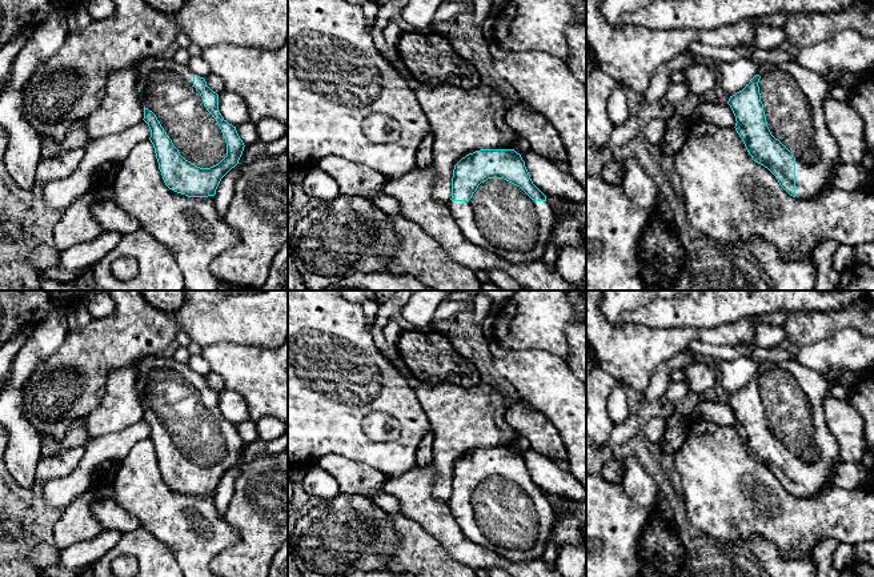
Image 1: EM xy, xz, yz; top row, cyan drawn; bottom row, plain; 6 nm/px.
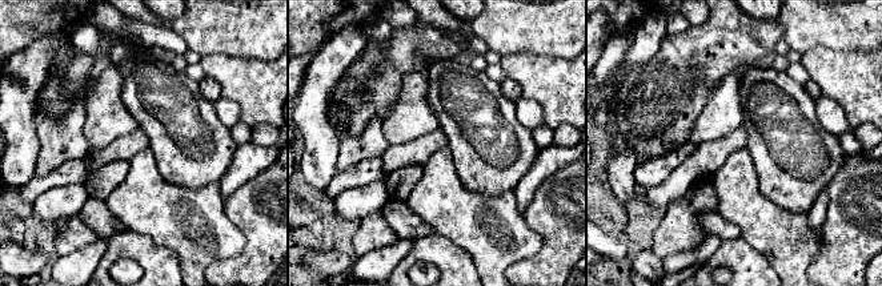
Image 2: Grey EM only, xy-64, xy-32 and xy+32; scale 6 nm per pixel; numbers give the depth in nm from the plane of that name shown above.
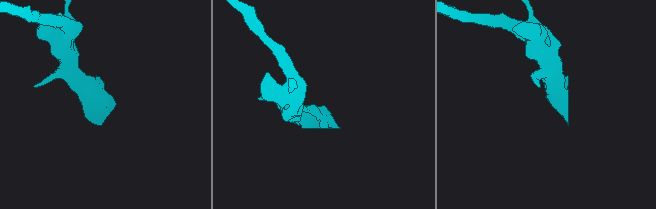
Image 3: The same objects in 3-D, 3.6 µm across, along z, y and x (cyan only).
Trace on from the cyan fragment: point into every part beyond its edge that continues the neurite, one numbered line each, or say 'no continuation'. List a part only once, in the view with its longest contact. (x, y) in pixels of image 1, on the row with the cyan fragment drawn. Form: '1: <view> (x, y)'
1: xy (167, 88)

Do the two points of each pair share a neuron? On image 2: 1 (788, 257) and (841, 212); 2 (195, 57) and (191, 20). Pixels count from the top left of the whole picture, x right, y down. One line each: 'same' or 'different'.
1: different
2: different

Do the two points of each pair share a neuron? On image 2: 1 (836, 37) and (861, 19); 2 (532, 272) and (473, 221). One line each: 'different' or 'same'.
1: same
2: different

